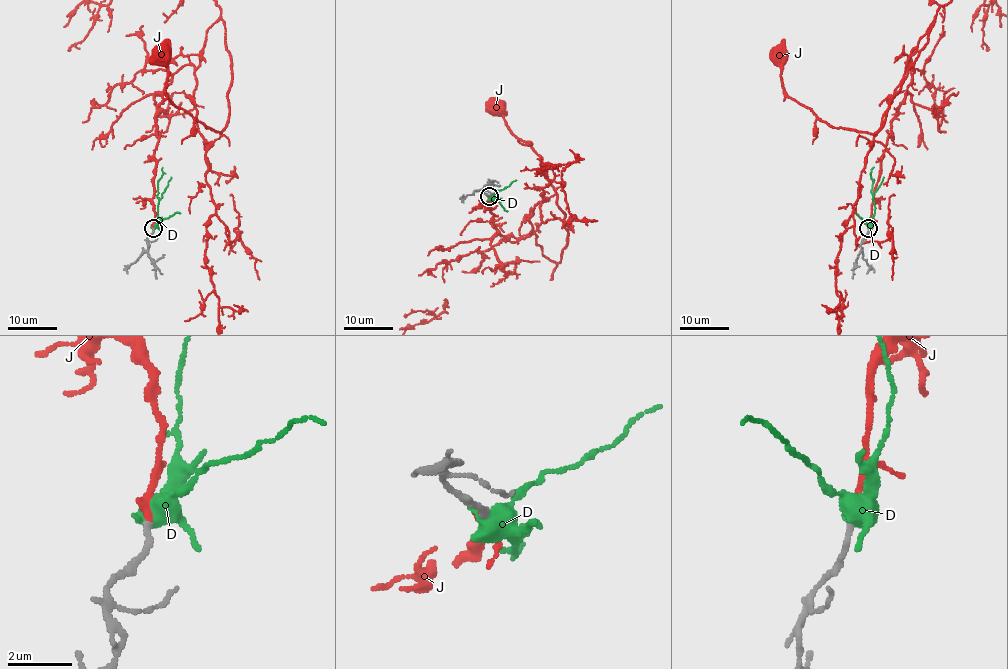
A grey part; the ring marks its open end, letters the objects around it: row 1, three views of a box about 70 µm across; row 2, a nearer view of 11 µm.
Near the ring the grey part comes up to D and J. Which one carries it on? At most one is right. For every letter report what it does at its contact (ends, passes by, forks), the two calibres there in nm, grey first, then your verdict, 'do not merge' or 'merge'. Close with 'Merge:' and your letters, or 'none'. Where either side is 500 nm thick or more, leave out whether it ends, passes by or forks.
D: it forks there; 180 nm thick on the grey side, 400 nm on the other; do not merge
J: it ends there; 180 nm thick on the grey side, 240 nm on the other; merge
Merge: J

